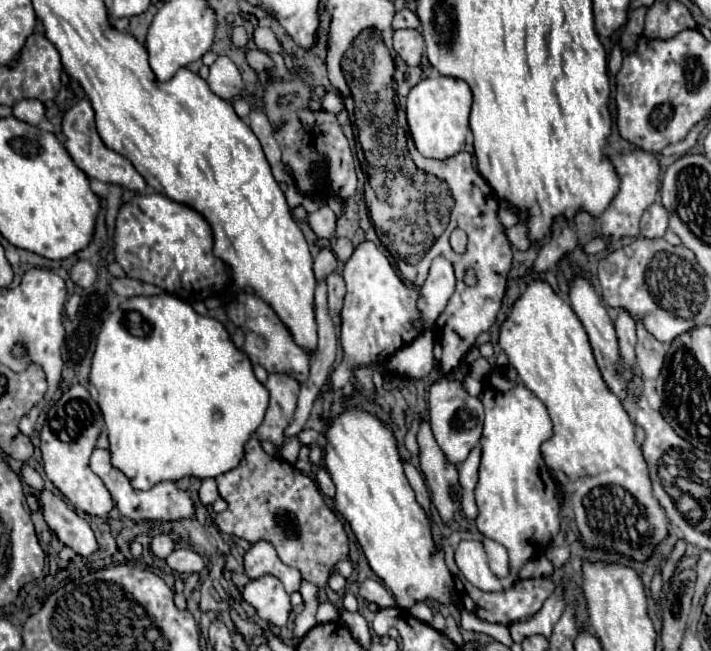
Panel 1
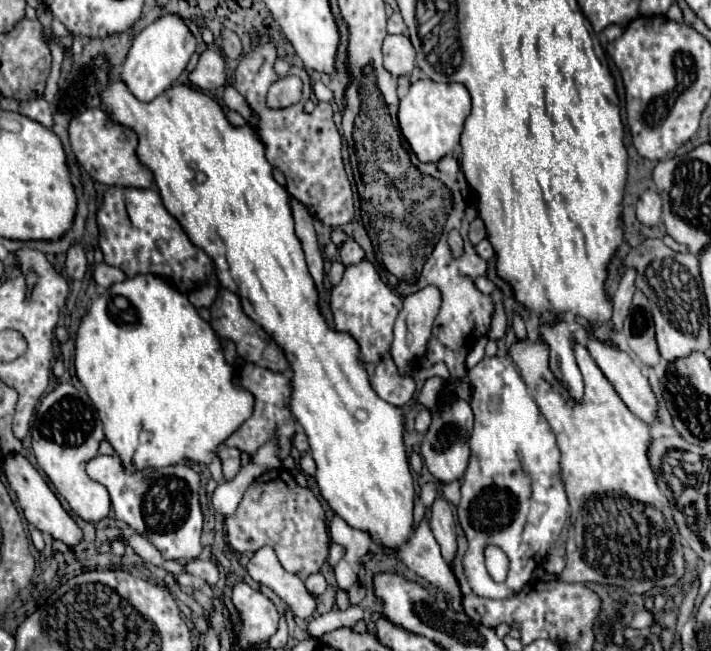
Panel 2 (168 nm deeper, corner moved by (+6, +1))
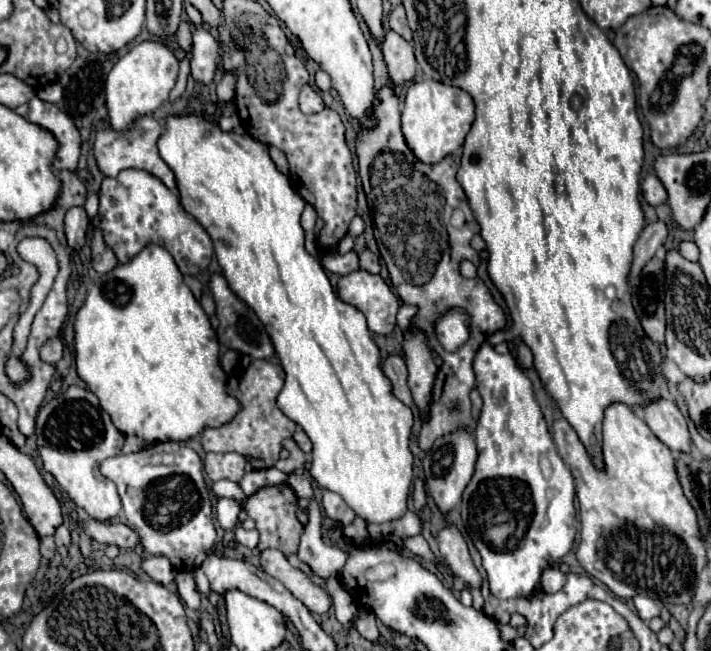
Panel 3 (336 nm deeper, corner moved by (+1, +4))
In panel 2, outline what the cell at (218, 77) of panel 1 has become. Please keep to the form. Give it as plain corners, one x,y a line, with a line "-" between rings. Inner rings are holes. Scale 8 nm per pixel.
205,49
199,55
197,67
189,73
189,83
199,91
219,89
225,85
225,59
219,51

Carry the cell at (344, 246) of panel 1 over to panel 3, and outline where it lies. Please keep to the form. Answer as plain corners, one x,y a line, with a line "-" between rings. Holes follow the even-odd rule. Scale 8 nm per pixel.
364,248
364,250
358,254
358,258
360,258
360,268
362,268
362,270
366,270
366,272
372,272
372,274
378,274
378,272
380,272
378,256
376,256
372,250

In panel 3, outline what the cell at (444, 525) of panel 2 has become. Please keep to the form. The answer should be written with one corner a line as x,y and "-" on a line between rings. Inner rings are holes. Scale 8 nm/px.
454,524
444,526
438,532
438,546
440,546
440,554
444,556
444,560
448,562
448,566
452,568
452,572
456,574
454,578
454,588
456,590
464,590
466,584
480,588
480,572
476,570
466,540
462,538
462,534
458,532
458,528

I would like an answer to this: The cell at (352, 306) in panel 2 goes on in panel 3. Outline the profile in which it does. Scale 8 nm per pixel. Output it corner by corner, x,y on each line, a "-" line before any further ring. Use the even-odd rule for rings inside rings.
356,270
338,280
338,298
358,308
368,322
370,332
386,336
396,326
396,312
400,300
388,288
380,274

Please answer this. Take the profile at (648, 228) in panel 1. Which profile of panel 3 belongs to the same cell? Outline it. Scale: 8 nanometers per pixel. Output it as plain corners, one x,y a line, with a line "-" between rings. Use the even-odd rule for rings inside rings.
646,176
644,178
644,182
642,182
642,196
644,196
644,200
650,204
650,206
660,206
660,204
664,204
666,202
666,190
664,190
664,186
662,186
662,182
656,178
656,176

